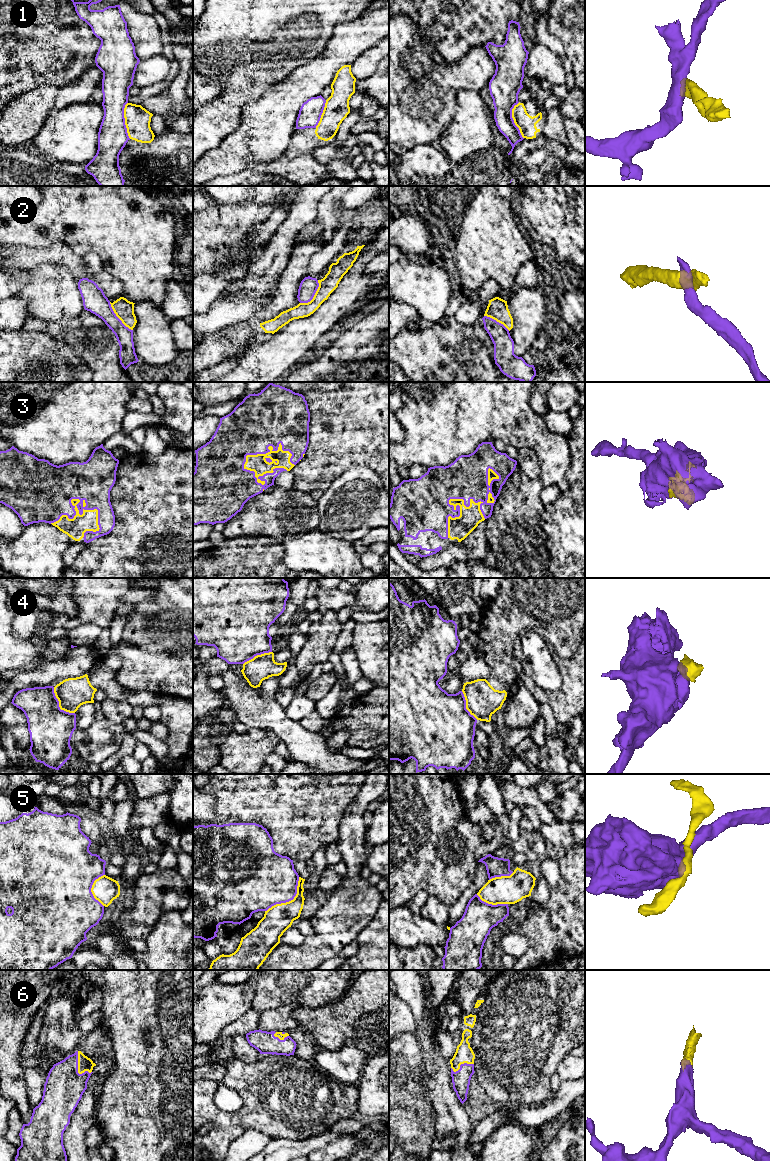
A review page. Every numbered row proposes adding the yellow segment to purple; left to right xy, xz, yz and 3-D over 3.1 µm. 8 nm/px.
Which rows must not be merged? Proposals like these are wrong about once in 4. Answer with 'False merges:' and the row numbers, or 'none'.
False merges: 1, 2, 4, 5

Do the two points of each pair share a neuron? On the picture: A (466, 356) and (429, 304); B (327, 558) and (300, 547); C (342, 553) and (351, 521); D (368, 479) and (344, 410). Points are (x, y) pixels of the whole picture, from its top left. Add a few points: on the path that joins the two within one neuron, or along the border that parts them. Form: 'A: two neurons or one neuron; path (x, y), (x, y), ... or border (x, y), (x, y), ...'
A: two neurons; border (444, 316), (435, 323)
B: one neuron; path (320, 553), (307, 552)
C: two neurons; border (323, 532), (352, 543)
D: two neurons; border (341, 474), (354, 466), (368, 466), (378, 476)

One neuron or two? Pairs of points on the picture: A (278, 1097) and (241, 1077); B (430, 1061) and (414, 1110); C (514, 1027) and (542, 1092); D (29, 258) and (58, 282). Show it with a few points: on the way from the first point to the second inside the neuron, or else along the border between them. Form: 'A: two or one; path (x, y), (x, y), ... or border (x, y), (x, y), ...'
A: one; path (269, 1092), (262, 1085), (258, 1085), (250, 1080)
B: two; border (428, 1075), (427, 1087), (430, 1098)
C: one; path (518, 1043), (518, 1068), (526, 1076)
D: two; border (57, 265), (42, 263), (30, 270)

